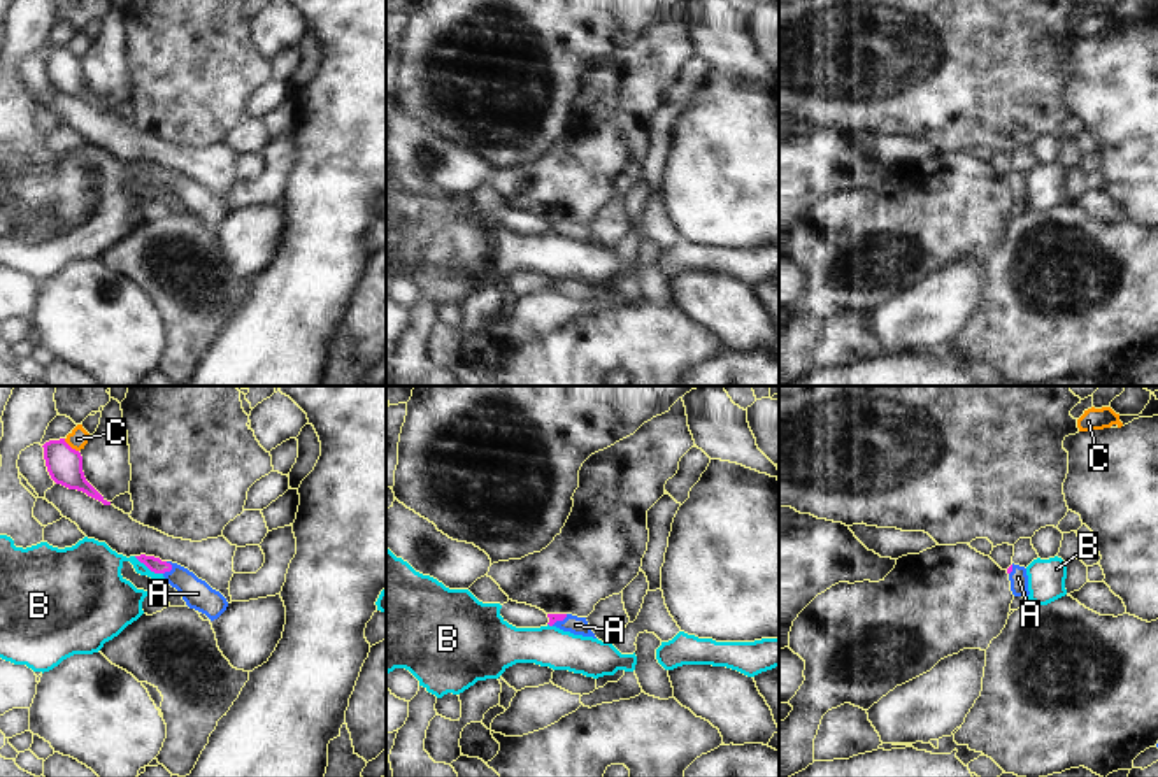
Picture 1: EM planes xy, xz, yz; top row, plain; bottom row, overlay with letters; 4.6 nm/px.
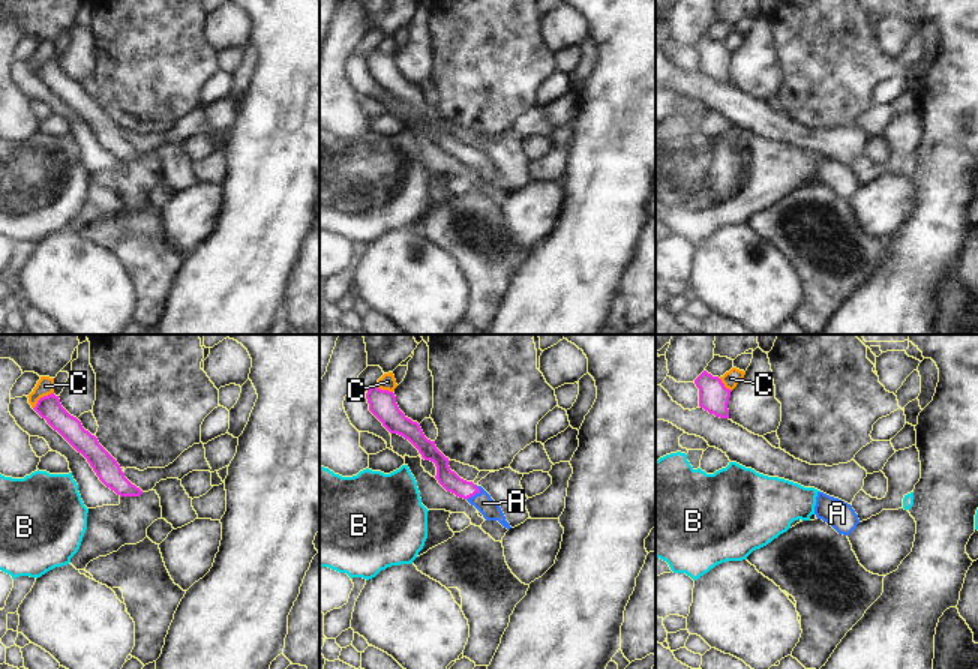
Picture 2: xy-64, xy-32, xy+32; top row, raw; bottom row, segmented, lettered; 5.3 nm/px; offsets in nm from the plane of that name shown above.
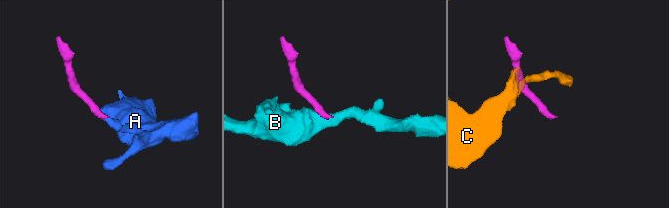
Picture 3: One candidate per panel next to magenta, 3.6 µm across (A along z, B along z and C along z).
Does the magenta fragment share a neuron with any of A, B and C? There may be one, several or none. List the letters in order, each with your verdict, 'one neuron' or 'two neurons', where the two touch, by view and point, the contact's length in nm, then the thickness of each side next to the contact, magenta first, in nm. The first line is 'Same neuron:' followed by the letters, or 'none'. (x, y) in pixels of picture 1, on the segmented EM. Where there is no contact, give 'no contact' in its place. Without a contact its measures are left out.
Same neuron: A
A: one neuron; meets magenta in xy at (171, 569); contact 70 nm long; 70 nm thick on the magenta side, 140 nm on the other
B: two neurons; meets magenta in xy at (148, 567); contact 160 nm long; 70 nm thick on the magenta side, 280 nm on the other
C: two neurons; meets magenta in xy at (69, 446); contact 90 nm long; 160 nm thick on the magenta side, 90 nm on the other

